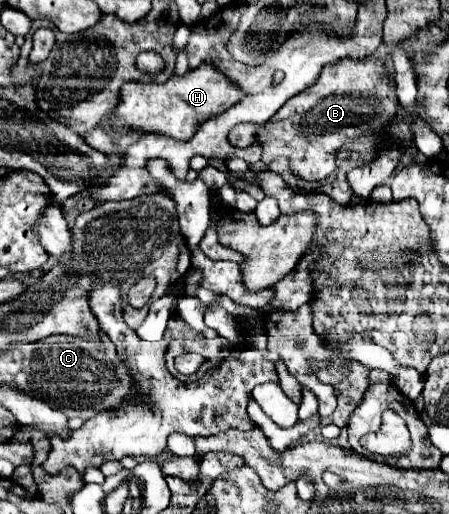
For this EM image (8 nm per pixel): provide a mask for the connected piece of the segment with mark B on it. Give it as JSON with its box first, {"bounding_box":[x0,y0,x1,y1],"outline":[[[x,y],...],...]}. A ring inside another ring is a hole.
{"bounding_box":[228,59,398,183],"outline":[[[342,59],[322,67],[320,77],[312,87],[296,95],[300,107],[296,115],[284,115],[280,109],[266,125],[236,125],[228,139],[234,147],[250,147],[258,143],[262,147],[262,161],[272,163],[276,157],[286,157],[290,173],[306,183],[318,183],[326,179],[336,167],[336,151],[348,141],[360,137],[360,133],[378,133],[388,119],[394,117],[398,99],[394,89],[394,77],[382,61],[356,63]]]}

